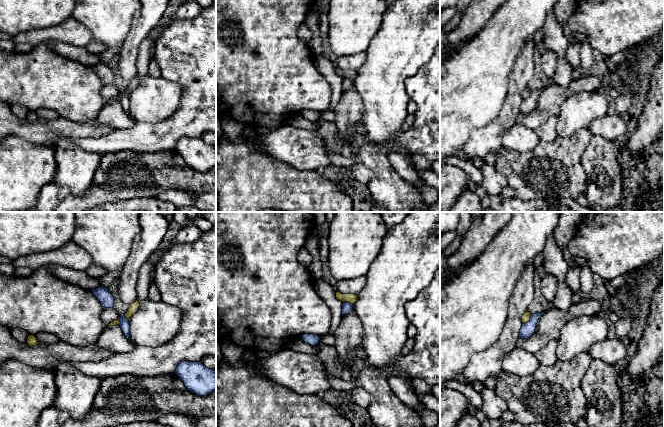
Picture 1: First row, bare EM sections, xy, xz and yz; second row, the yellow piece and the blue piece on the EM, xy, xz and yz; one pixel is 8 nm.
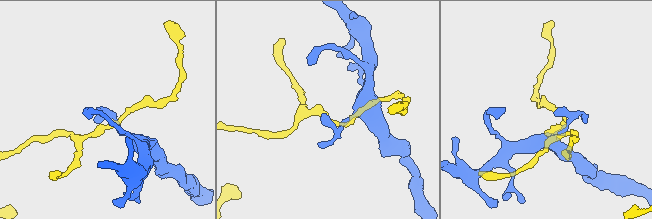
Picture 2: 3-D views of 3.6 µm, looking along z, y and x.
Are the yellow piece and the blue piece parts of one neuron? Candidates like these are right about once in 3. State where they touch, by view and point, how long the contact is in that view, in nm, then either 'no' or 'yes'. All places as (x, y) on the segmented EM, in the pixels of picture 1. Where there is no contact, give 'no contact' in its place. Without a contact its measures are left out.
meets yellow in yz at (528, 320); contact 110 nm long; no

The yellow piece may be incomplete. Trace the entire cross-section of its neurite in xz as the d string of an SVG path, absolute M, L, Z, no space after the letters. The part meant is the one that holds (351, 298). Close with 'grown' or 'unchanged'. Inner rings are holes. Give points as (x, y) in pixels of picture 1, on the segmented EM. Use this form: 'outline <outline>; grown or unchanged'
outline M336 292L336 298L342 302L349 302L351 304L354 304L357 299L358 299L358 295L355 294L342 294L340 292Z; unchanged

